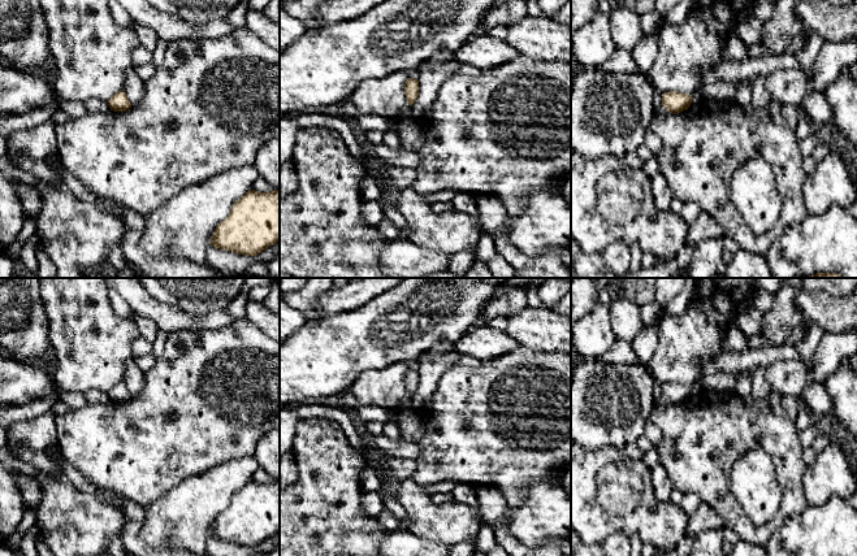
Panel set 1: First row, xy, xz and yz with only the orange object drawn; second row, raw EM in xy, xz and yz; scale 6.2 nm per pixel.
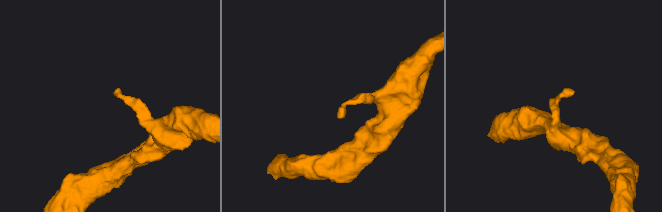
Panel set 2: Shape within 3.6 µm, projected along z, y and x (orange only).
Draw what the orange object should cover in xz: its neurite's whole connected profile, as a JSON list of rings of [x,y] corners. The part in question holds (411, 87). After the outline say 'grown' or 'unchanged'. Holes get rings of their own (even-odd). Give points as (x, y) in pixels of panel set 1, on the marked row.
[[[408,78],[404,84],[406,99],[410,107],[416,101],[419,94],[419,81]]]; unchanged

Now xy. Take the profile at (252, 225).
[[[251,190],[234,203],[230,214],[216,226],[209,244],[238,255],[256,256],[277,242],[280,242],[280,190],[267,194]]]; unchanged

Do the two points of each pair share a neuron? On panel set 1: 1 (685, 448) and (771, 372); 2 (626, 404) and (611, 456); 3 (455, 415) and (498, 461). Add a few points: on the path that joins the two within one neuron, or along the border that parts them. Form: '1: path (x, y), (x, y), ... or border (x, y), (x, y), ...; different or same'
1: border (774, 389), (780, 395); different
2: border (584, 446), (591, 450), (601, 447), (620, 450); different
3: path (459, 428), (461, 431), (471, 434), (485, 448); same

